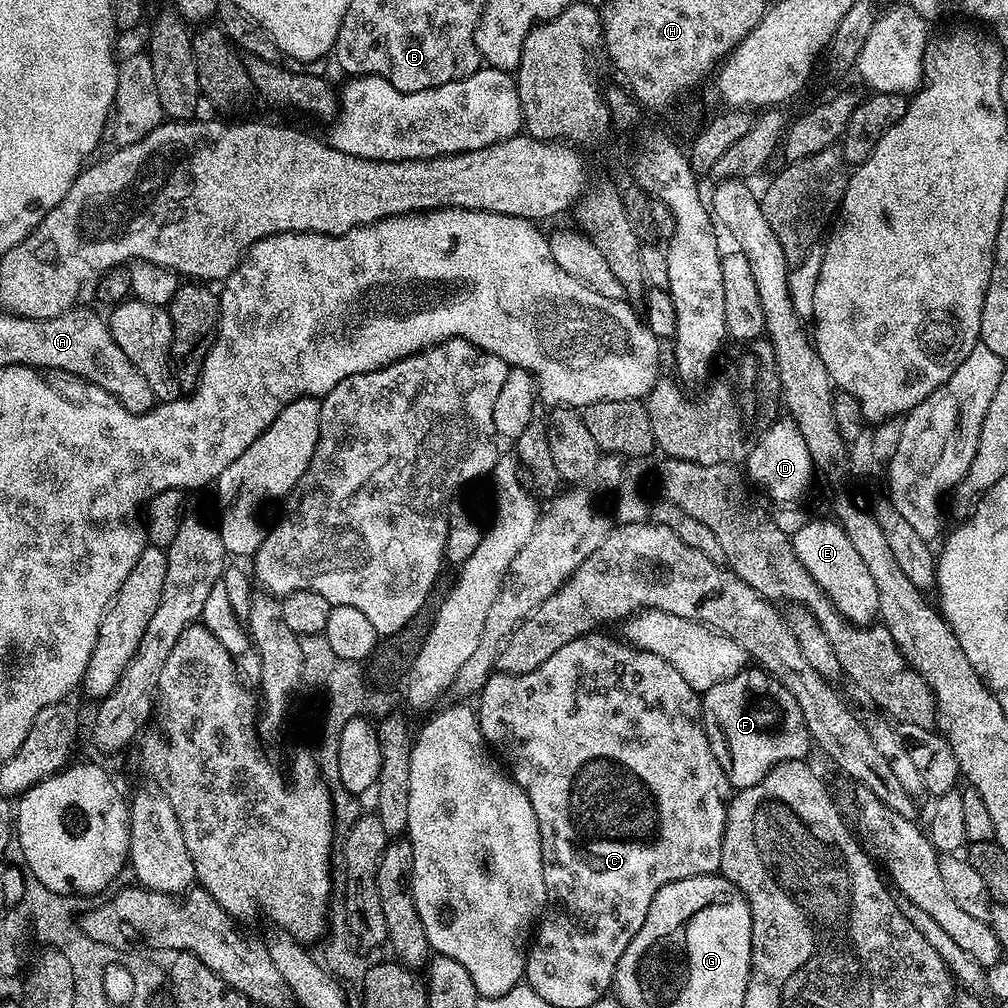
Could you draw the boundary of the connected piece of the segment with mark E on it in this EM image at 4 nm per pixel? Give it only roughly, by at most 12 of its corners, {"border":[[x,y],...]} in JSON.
{"border":[[835,519],[791,536],[798,562],[851,622],[880,615],[866,562]]}

